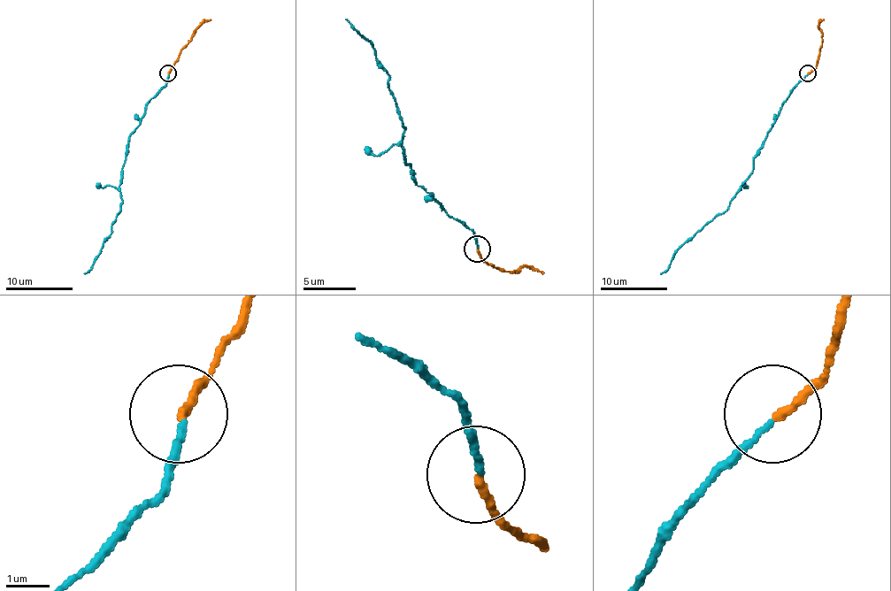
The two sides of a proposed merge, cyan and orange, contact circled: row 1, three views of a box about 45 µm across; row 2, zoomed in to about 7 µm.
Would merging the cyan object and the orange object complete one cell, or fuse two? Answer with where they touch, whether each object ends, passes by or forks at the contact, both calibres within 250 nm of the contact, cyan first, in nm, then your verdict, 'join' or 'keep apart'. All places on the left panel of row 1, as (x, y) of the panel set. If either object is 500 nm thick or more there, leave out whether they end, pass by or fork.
(168, 72) | cyan ends | orange ends | 110/170 nm | join

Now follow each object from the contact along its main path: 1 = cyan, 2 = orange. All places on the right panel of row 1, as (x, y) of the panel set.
1: (808, 74), (783, 104), (754, 158), (752, 172), (729, 207), (677, 250), (668, 267), (660, 274)
2: (808, 72), (817, 65), (821, 30), (818, 26), (823, 19)

